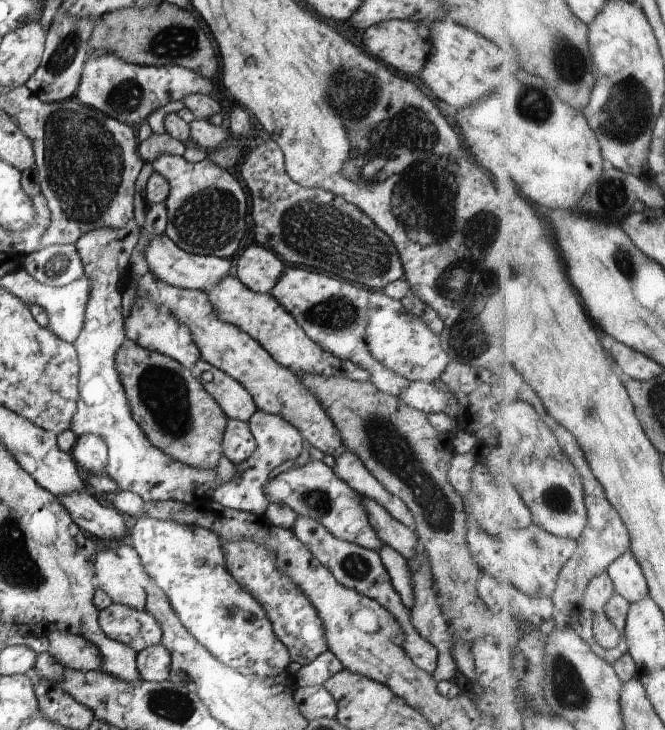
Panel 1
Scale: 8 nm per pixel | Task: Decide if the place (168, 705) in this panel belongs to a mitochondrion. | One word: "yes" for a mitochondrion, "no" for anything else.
yes

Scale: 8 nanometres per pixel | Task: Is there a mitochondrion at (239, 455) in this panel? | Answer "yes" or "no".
no

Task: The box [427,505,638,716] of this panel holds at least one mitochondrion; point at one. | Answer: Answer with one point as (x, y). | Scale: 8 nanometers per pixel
(570, 690)

